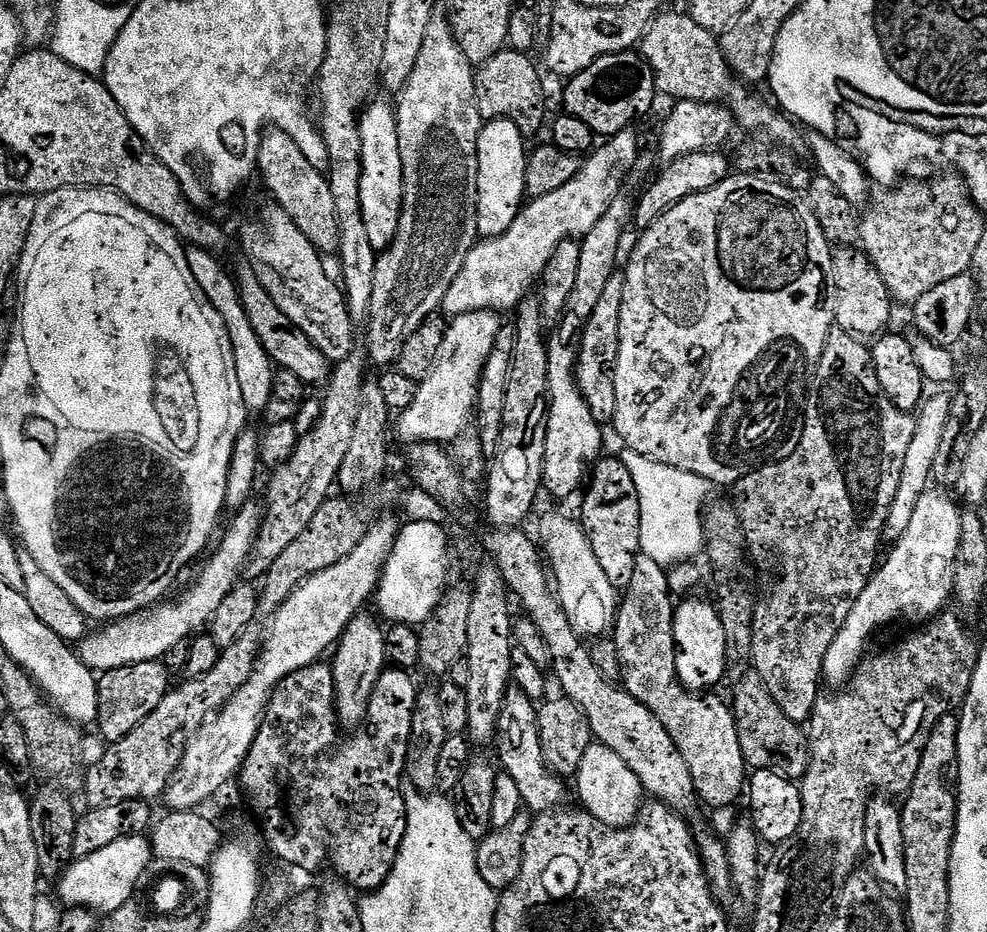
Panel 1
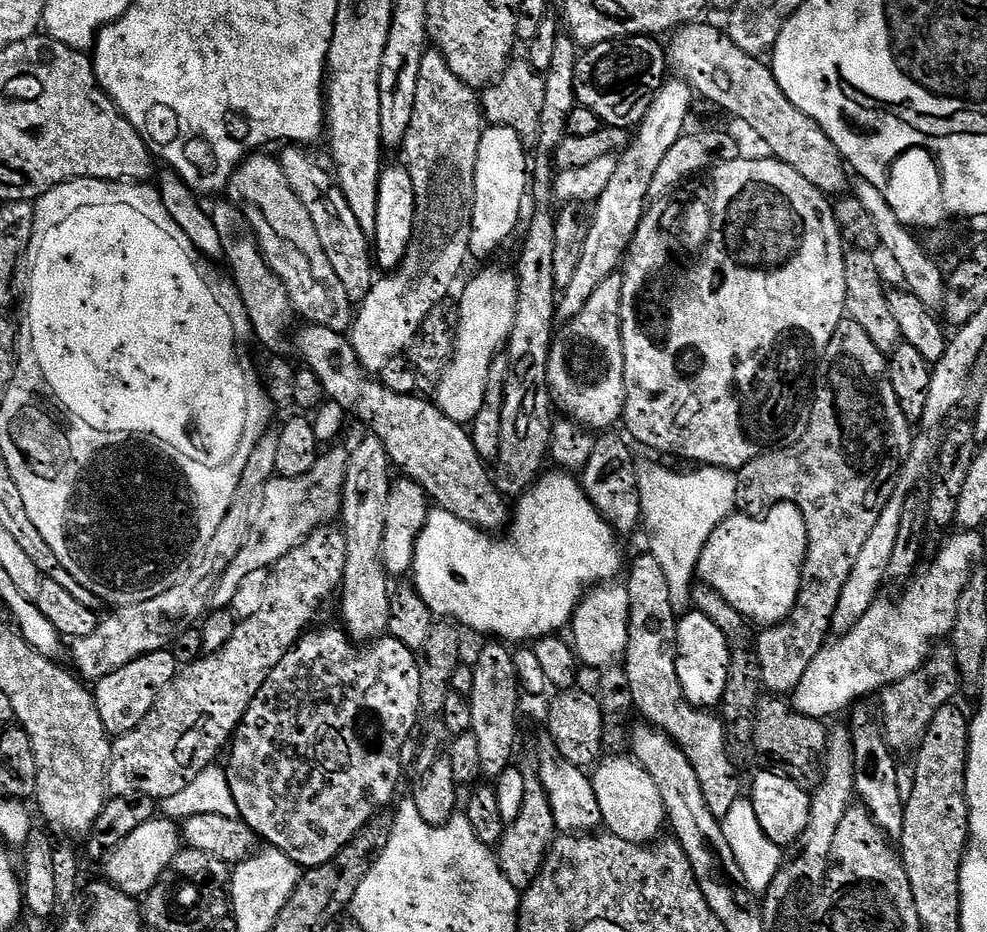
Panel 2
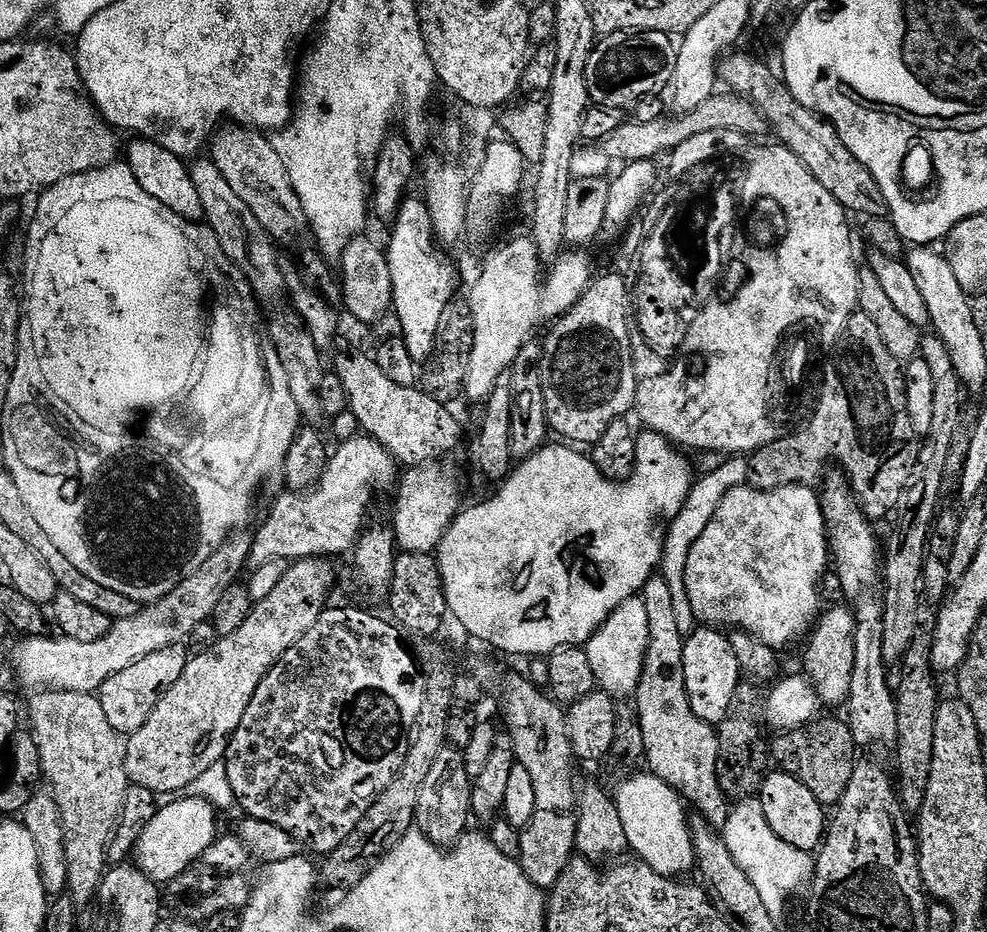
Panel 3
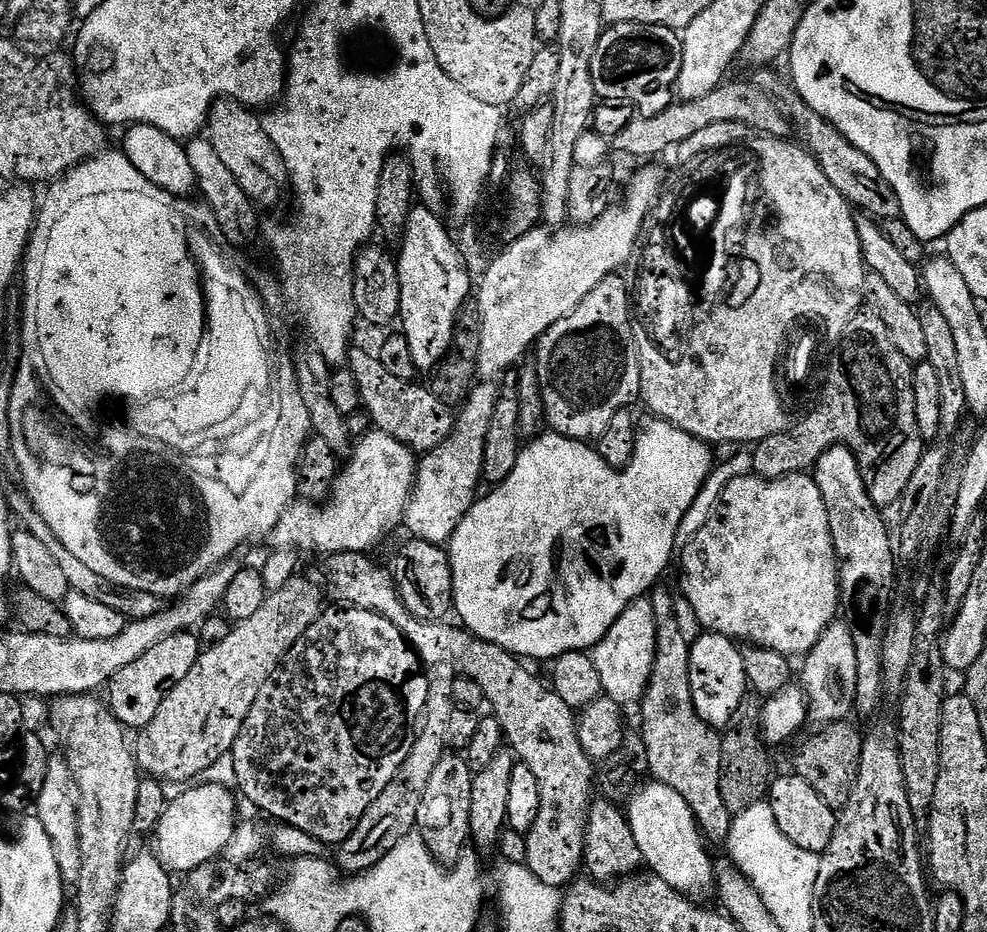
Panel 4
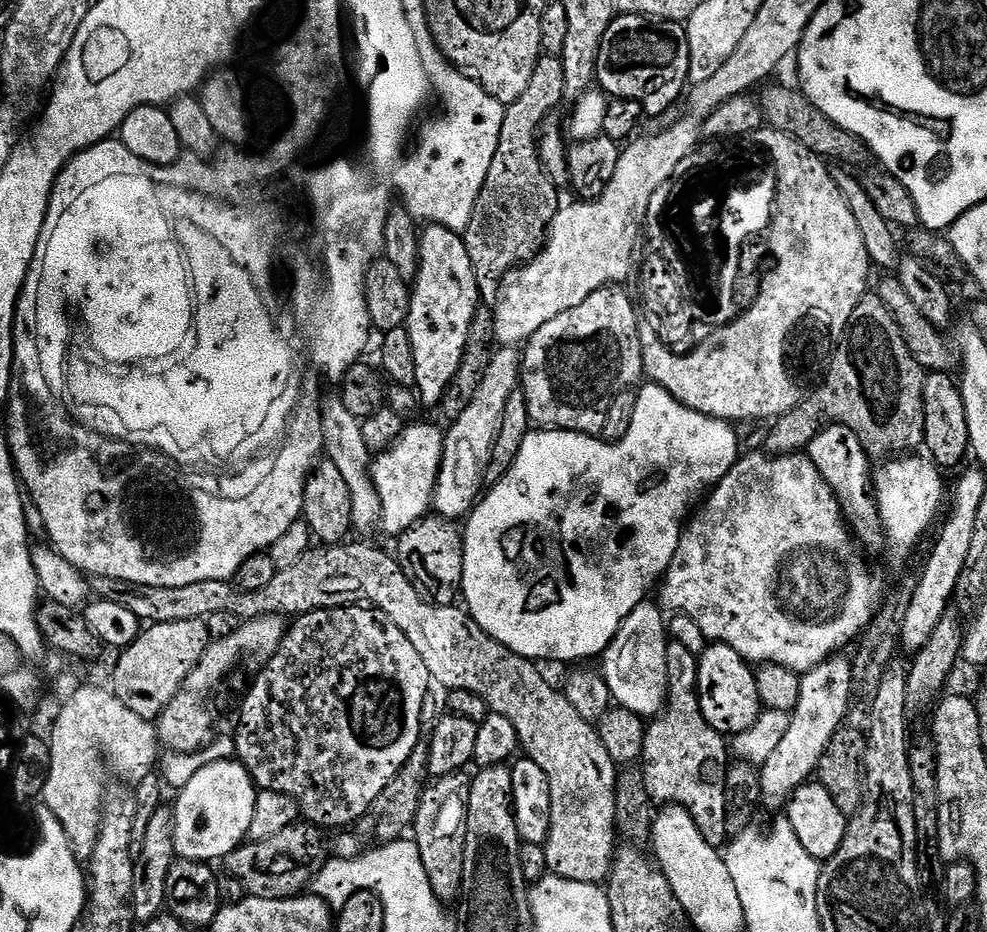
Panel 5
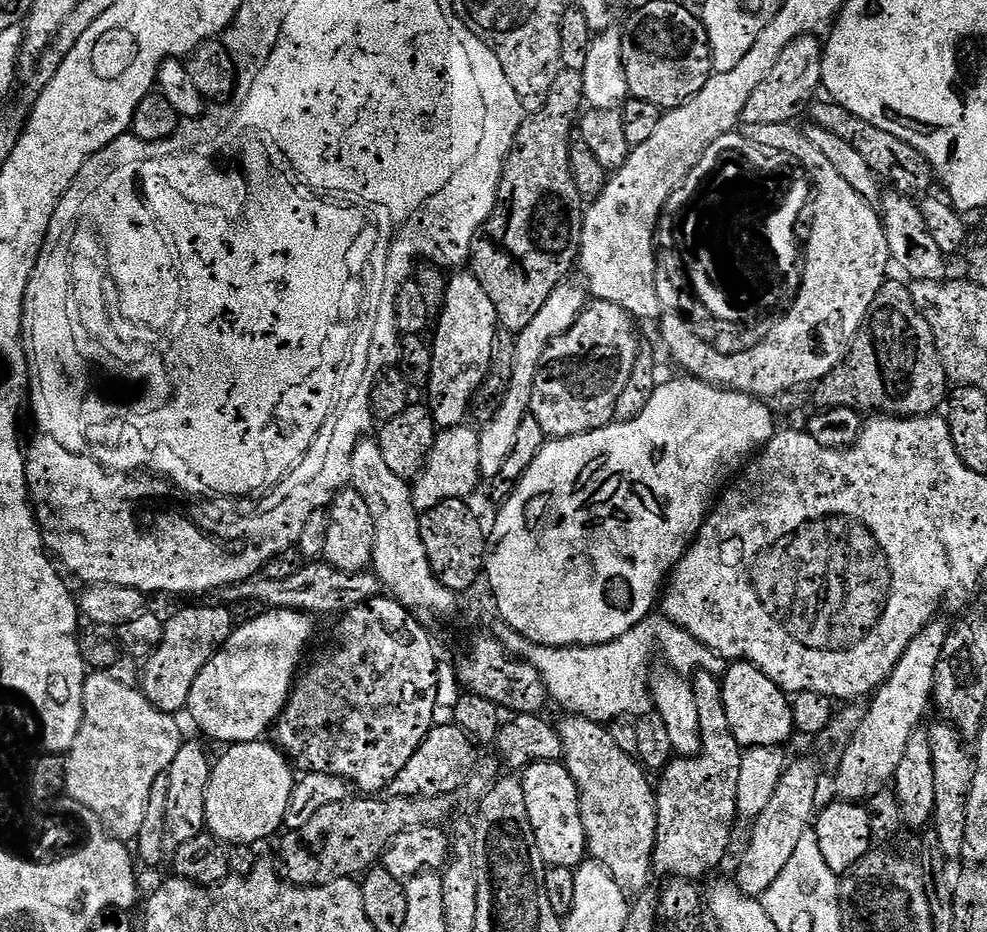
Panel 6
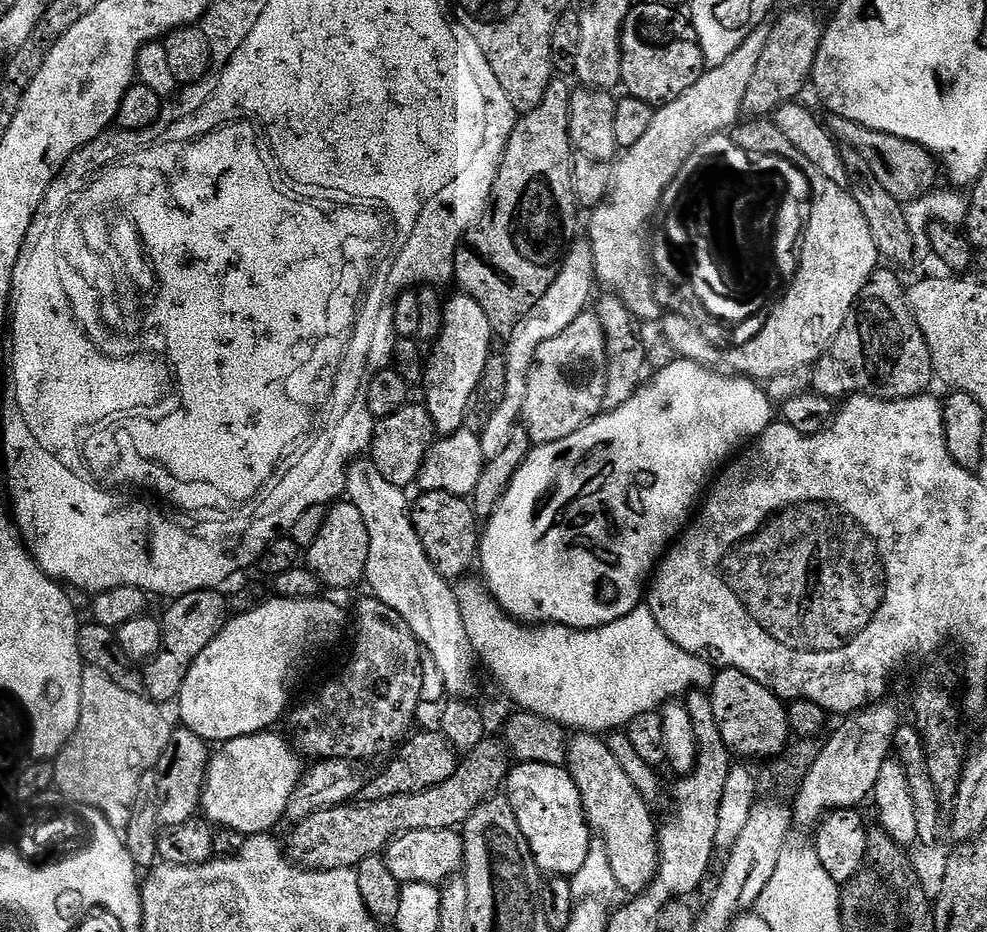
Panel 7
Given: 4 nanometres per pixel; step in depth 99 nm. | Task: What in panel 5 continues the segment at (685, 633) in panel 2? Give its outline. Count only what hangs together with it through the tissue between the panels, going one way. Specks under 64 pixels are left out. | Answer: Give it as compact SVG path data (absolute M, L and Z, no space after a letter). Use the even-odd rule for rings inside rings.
M712 642L699 653L698 663L696 690L700 693L700 709L708 725L728 738L750 730L761 714L762 705L758 698L756 674L749 661L741 658L730 646Z

